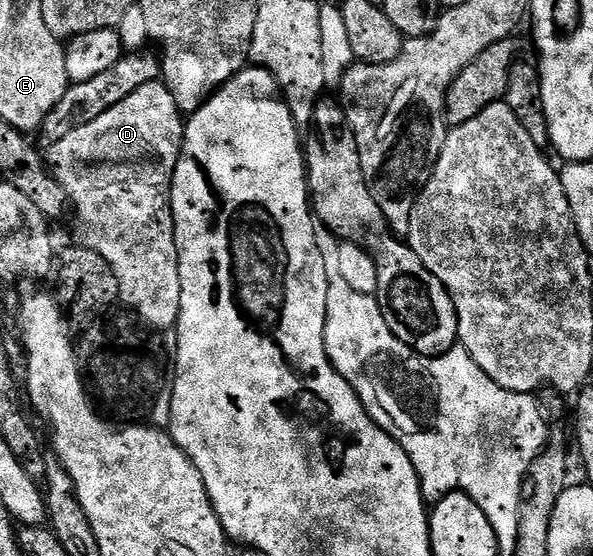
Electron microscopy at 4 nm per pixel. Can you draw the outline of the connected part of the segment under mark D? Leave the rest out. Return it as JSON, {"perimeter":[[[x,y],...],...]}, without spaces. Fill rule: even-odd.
{"perimeter":[[[164,82],[139,86],[131,98],[123,98],[119,106],[111,106],[107,114],[99,114],[95,122],[71,130],[67,138],[48,145],[47,163],[53,175],[67,190],[72,211],[77,211],[80,243],[95,250],[115,270],[119,282],[119,300],[126,304],[148,327],[172,329],[181,313],[179,254],[173,221],[173,175],[181,157],[186,121]]]}

